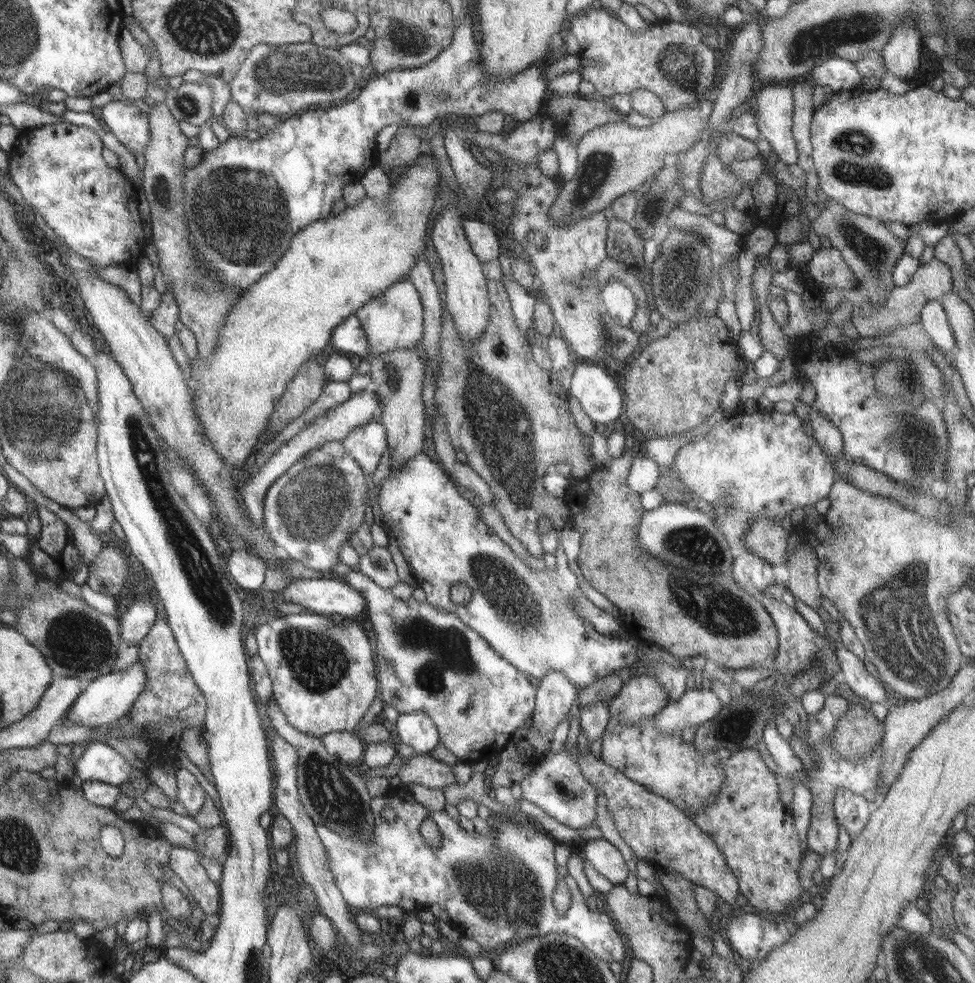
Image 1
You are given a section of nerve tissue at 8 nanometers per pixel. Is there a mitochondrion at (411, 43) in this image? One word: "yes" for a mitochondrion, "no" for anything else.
yes

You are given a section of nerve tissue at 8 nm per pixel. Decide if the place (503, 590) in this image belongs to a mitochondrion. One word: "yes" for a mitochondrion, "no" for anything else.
yes

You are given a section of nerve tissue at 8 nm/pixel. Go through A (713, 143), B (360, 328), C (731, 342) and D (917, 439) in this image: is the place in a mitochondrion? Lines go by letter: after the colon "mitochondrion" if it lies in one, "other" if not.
A: other
B: other
C: other
D: mitochondrion

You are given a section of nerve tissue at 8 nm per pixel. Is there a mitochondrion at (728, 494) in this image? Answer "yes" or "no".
yes

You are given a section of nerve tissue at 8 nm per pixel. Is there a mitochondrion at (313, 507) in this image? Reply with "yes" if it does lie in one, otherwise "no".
yes

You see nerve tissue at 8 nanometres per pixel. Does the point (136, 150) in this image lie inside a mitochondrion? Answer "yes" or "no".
no

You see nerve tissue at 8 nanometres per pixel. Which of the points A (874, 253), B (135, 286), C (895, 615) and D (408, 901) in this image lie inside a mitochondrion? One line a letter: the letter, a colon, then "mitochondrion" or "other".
A: mitochondrion
B: other
C: mitochondrion
D: other

